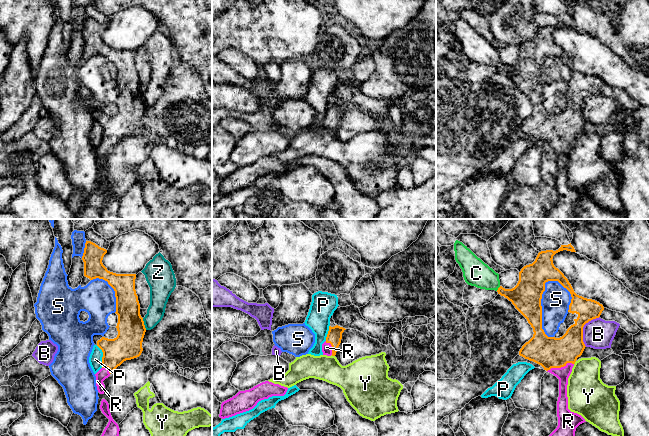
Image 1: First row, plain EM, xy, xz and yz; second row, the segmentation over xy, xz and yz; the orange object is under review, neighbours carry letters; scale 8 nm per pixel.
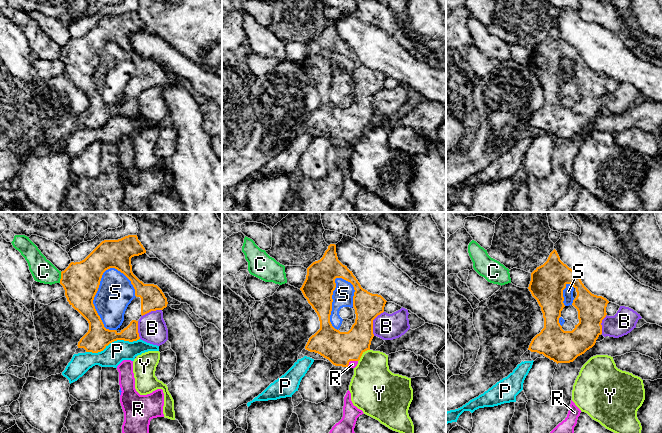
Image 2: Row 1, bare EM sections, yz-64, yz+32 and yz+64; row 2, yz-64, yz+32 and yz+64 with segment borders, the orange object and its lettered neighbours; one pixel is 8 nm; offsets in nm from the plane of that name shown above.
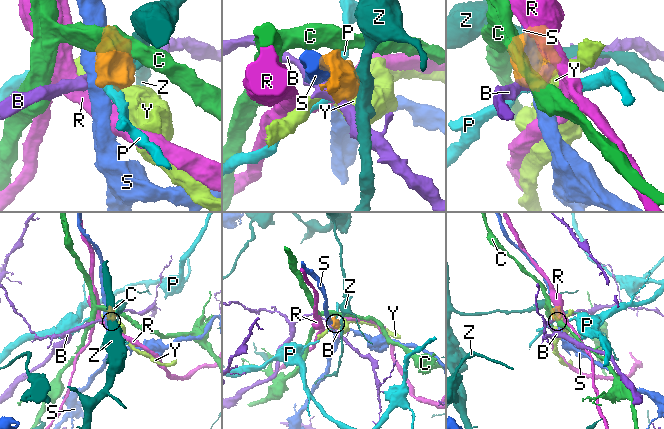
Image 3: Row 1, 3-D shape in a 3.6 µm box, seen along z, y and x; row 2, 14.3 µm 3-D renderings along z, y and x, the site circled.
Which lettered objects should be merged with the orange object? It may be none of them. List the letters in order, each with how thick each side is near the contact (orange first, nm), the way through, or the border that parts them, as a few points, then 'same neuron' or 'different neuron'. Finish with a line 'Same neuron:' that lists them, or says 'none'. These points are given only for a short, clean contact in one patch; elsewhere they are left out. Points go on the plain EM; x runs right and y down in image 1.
B: calibres 220 and 240 nm; different neuron
C: calibres 240 and 220 nm; border yz (500, 62), (496, 66); different neuron
P: calibres 220 and 110 nm; different neuron
R: calibres 260 and 110 nm; way yz (549, 128), (560, 143), (563, 149); same neuron
S: calibres 240 and 220 nm; different neuron
Y: calibres 120 and 260 nm; border xz (331, 131), (334, 132); different neuron
Z: calibres 220 and 140 nm; different neuron
Same neuron: R

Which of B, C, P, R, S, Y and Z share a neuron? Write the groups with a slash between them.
B / C / P / R / S / Y / Z

